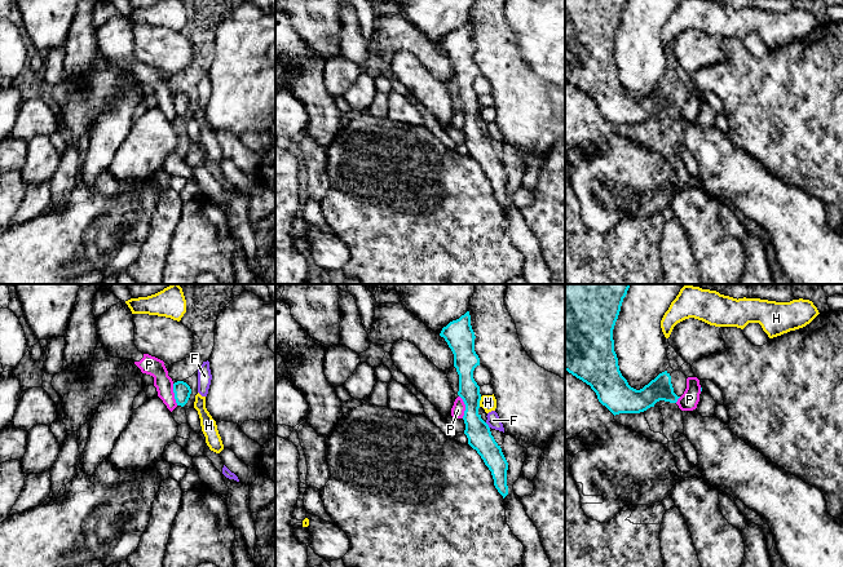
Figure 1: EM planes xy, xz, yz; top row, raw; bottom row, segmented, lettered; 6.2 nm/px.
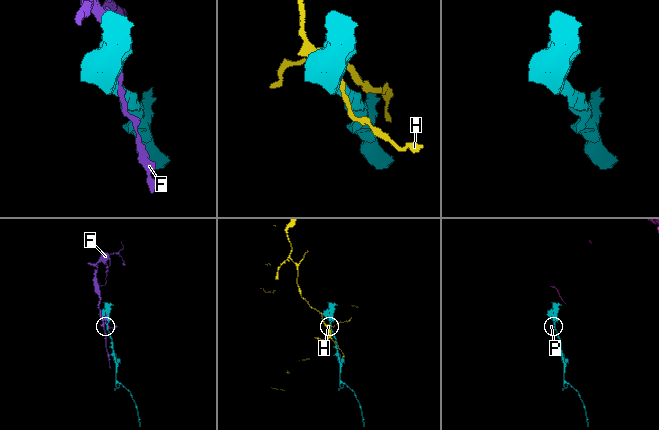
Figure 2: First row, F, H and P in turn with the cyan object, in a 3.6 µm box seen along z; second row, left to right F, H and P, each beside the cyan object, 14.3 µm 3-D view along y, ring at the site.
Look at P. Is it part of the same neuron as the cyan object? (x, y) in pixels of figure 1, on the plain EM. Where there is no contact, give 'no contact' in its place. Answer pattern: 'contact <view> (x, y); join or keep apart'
contact xz (466, 118); keep apart

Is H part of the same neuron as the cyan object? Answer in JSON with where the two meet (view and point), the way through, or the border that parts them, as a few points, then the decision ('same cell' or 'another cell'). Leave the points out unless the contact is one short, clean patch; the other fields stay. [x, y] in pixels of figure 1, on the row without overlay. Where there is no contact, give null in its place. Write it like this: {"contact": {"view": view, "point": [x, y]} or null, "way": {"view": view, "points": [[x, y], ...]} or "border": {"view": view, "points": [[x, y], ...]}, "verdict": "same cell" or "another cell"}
{"contact": {"view": "xz", "point": [479, 113]}, "border": {"view": "xz", "points": [[481, 107], [479, 116]]}, "verdict": "another cell"}

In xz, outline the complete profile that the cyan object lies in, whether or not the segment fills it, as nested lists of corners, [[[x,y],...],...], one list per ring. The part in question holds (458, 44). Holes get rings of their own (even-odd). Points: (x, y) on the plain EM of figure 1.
[[[469,22],[443,37],[440,46],[445,49],[454,65],[454,77],[459,85],[458,106],[465,115],[463,130],[468,155],[476,160],[484,170],[485,176],[491,182],[495,199],[504,209],[508,205],[508,173],[500,156],[491,146],[489,136],[478,124],[481,105],[480,97],[473,89],[473,81],[480,76],[480,68],[475,62],[476,46],[471,36]]]

